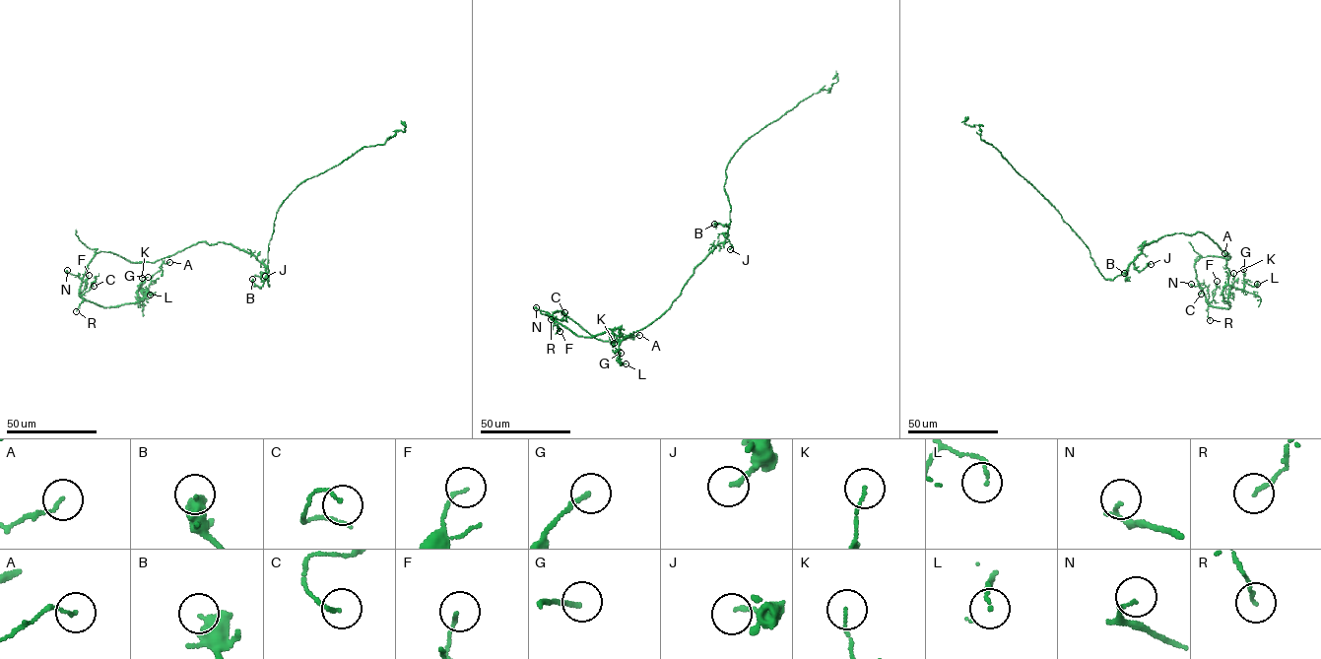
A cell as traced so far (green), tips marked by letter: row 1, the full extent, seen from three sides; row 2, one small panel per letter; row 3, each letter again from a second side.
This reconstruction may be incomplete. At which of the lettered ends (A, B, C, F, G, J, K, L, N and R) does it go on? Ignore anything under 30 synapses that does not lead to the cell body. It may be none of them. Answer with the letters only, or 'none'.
none

